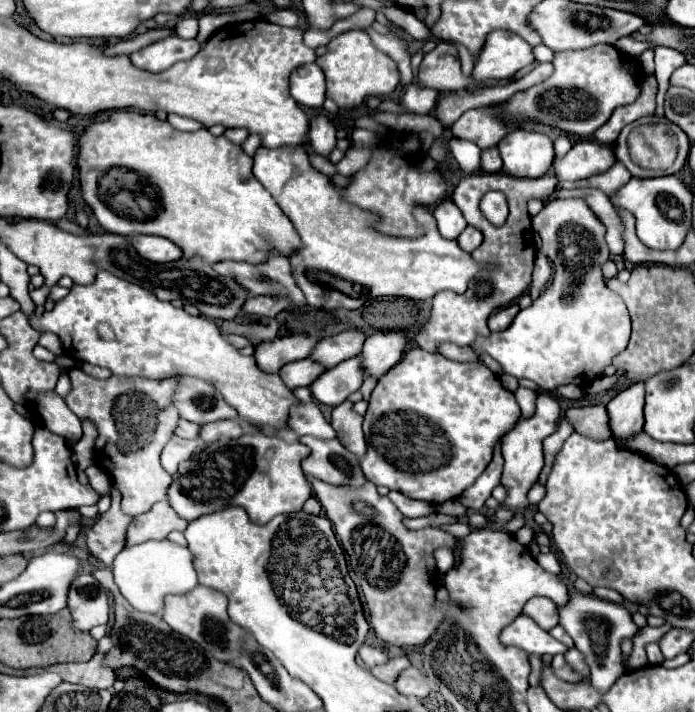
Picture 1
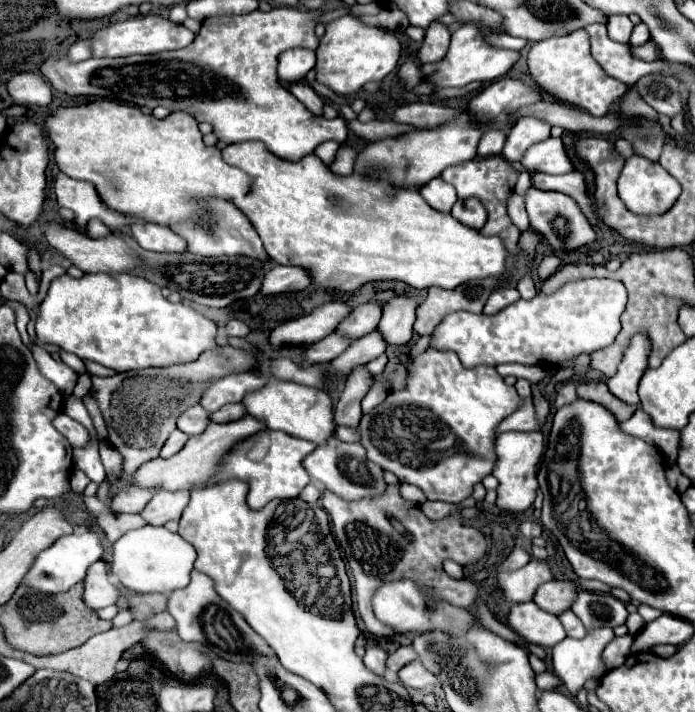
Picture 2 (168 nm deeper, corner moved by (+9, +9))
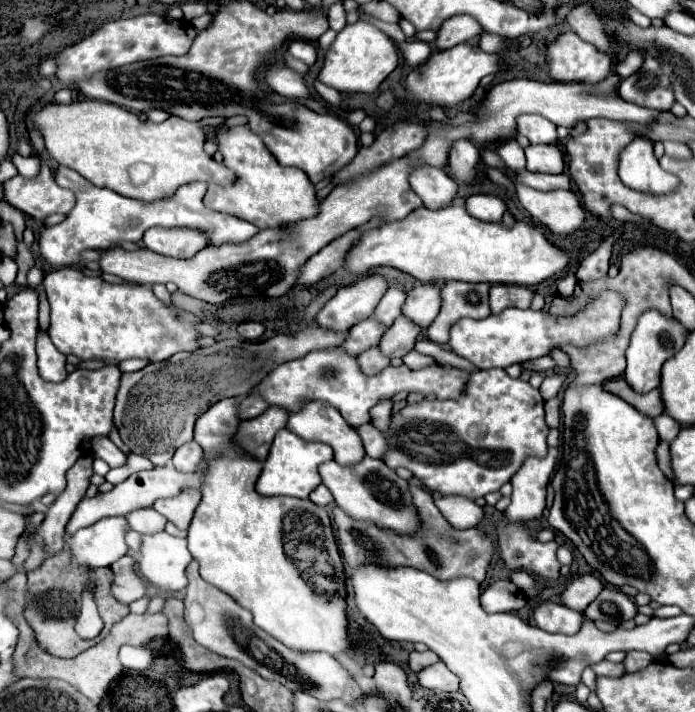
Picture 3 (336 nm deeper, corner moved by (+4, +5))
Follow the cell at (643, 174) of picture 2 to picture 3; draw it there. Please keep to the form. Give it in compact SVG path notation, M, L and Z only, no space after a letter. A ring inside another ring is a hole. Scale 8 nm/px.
M634 137L620 153L620 179L626 187L636 191L662 195L678 185L678 177L666 173L654 157L652 141L646 137Z

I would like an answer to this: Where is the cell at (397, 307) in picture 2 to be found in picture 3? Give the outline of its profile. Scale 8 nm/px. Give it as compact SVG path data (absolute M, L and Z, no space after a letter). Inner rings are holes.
M422 283L408 293L408 299L402 307L406 317L414 319L420 327L428 327L442 307L440 287L436 283Z

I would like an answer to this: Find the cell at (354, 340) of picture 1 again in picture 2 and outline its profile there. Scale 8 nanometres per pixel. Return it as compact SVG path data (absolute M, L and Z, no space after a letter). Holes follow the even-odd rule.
M365 303L359 305L357 309L353 309L339 325L337 325L337 333L341 333L343 337L349 339L359 339L367 333L371 333L377 323L381 319L381 307L377 303Z

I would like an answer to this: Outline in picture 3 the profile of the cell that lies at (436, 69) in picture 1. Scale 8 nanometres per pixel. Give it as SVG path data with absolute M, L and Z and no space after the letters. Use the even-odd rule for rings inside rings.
M454 15L454 17L448 19L446 25L440 27L436 47L440 51L450 49L450 47L454 47L458 43L466 43L472 37L482 35L482 31L484 31L482 25L474 17L470 17L470 15Z

